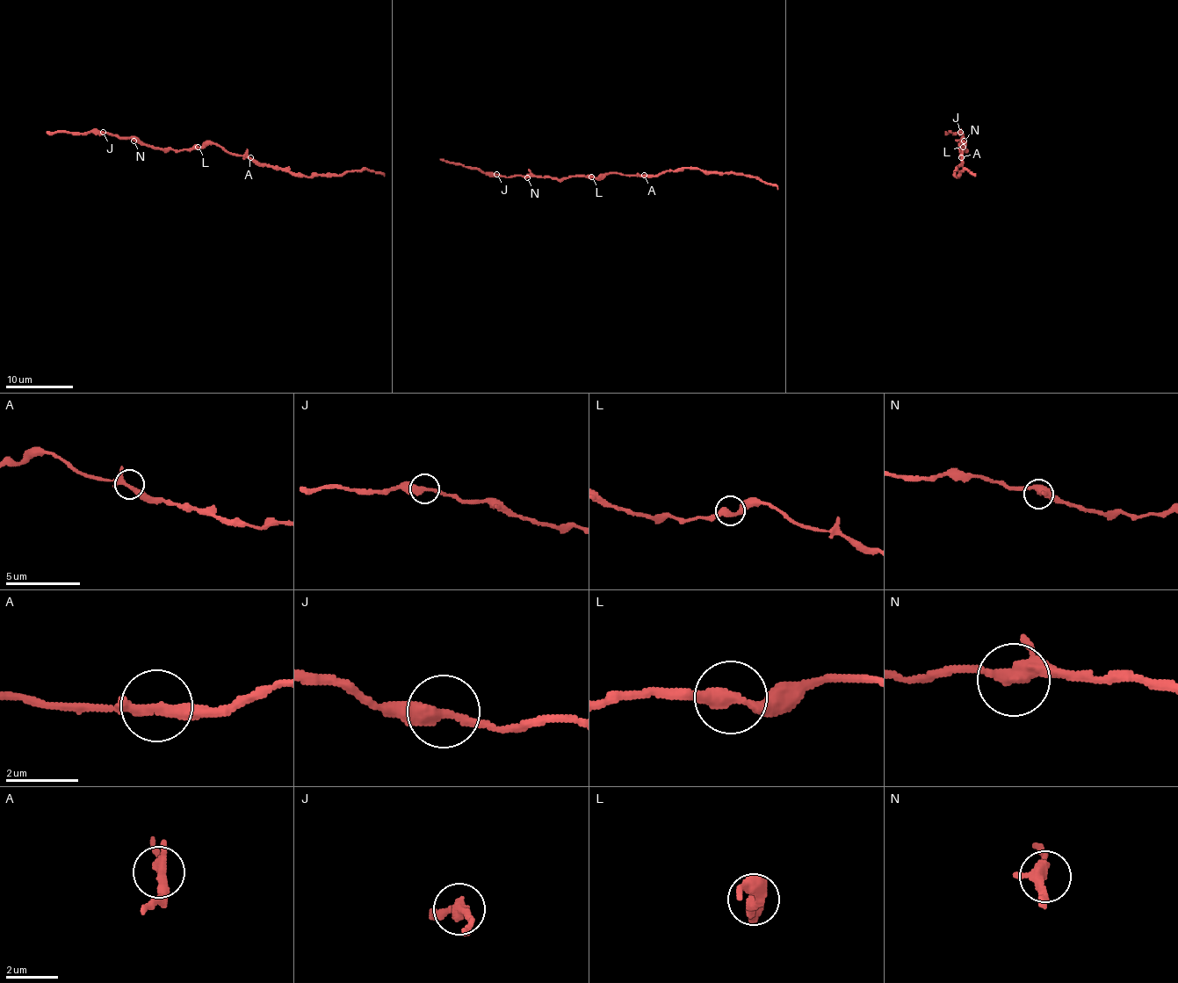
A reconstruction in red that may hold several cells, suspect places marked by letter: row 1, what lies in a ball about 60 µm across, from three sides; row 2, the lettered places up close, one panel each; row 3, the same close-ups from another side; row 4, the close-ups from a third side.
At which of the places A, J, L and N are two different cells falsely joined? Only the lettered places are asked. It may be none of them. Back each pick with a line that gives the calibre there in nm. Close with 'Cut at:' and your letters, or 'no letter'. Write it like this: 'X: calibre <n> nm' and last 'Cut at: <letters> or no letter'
Cut at: no letter

